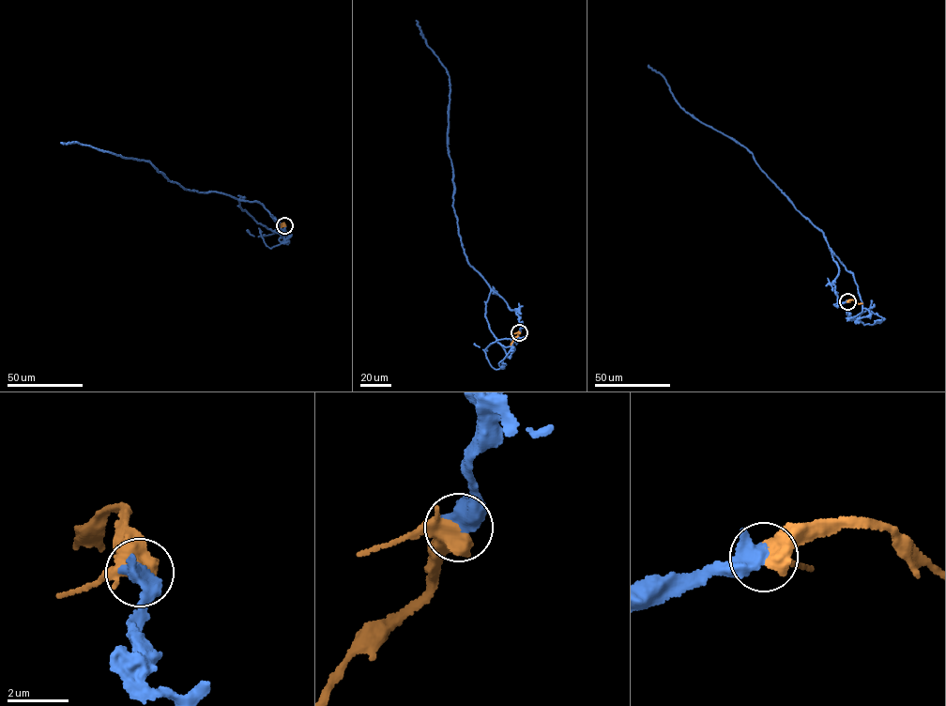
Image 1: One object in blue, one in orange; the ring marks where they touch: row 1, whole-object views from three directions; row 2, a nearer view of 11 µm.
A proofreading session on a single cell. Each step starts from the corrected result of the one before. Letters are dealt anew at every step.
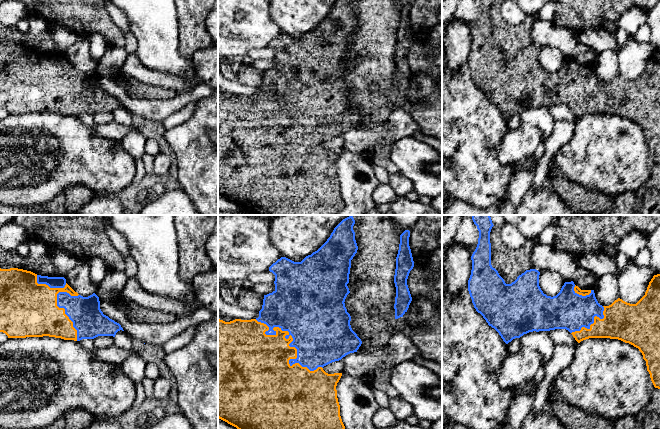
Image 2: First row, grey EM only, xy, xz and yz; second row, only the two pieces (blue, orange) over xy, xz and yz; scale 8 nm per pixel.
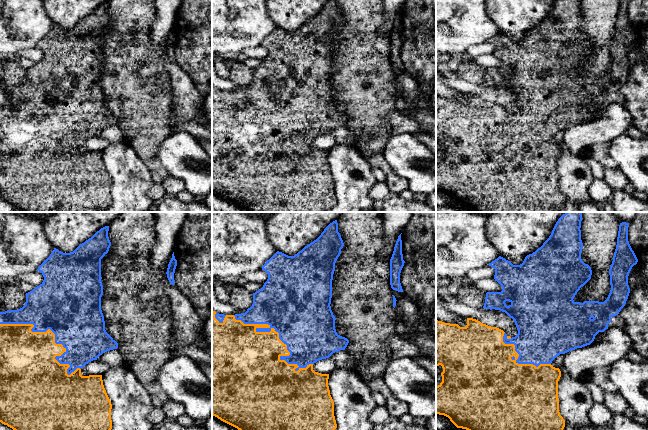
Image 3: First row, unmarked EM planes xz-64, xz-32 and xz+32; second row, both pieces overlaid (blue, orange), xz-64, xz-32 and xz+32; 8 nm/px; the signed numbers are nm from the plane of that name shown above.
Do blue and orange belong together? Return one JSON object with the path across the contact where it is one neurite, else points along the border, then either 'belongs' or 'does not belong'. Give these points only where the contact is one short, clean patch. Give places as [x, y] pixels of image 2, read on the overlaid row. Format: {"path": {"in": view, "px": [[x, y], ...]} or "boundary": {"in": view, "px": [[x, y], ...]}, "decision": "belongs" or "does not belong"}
{"decision": "belongs"}

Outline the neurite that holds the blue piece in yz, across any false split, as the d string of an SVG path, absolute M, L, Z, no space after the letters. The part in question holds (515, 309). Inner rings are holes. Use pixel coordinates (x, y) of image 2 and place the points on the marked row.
M471 215L479 231L478 244L471 256L472 270L468 280L468 291L474 308L494 328L503 341L508 344L529 332L550 331L555 329L568 330L580 343L589 338L618 339L638 348L646 361L647 371L655 388L660 389L660 274L654 275L645 295L636 303L630 304L618 298L609 306L598 303L594 290L581 290L573 281L565 282L556 296L547 296L539 286L540 272L536 269L526 270L511 284L506 284L498 271L491 265L490 232L494 226L490 215Z

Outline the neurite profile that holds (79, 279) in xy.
M78 261L77 265L65 275L65 279L66 283L83 297L88 297L95 293L88 261Z

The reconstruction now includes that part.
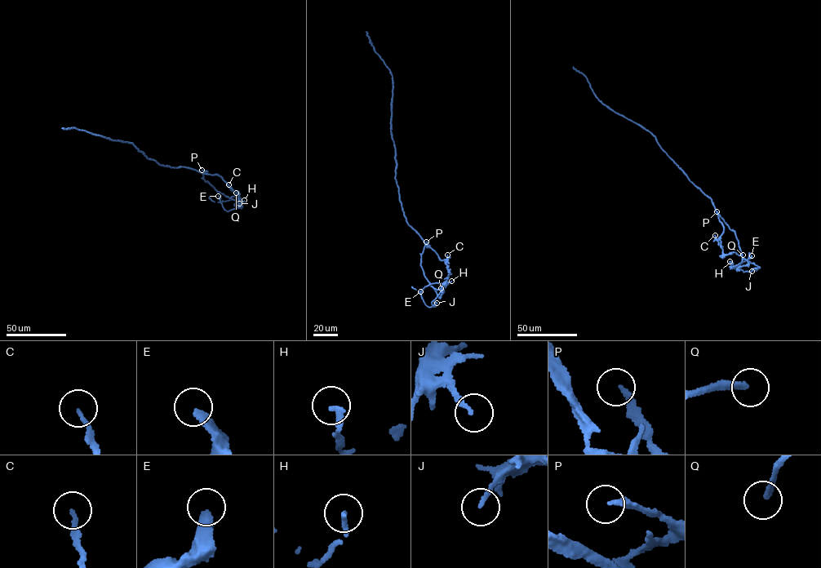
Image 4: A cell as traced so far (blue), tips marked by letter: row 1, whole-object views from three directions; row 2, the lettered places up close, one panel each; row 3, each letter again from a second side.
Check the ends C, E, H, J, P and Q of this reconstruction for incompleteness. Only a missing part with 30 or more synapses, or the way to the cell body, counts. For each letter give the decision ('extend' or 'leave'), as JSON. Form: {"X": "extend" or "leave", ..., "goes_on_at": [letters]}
{"C": "leave", "E": "leave", "H": "leave", "J": "leave", "P": "leave", "Q": "leave", "goes_on_at": []}

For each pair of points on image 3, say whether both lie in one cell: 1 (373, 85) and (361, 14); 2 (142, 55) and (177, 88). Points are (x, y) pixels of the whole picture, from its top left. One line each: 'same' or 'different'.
1: same
2: different

